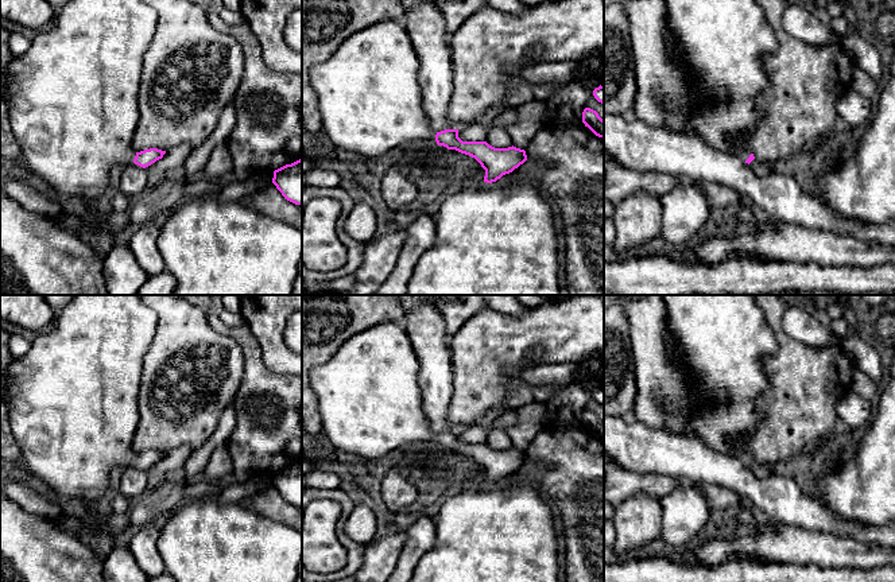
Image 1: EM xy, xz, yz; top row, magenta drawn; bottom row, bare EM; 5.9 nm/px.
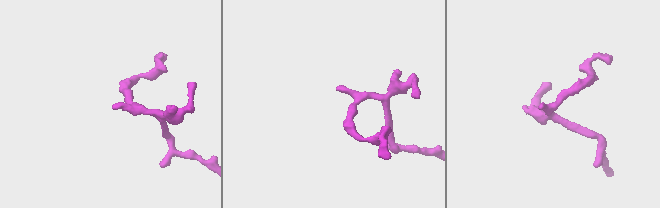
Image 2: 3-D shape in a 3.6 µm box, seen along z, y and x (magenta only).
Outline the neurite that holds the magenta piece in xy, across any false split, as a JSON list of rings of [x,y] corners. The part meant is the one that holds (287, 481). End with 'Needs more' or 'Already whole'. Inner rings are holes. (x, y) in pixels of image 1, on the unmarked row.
[[[302,461],[275,472],[272,485],[287,503],[302,507]]]. Already whole

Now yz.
[[[662,295],[662,298],[667,309],[667,327],[675,340],[675,358],[683,366],[697,396],[697,407],[689,420],[690,428],[710,449],[749,466],[755,461],[753,455],[741,453],[739,446],[764,416],[756,411],[753,403],[767,388],[762,357],[775,350],[775,334],[753,295]]]. Needs more

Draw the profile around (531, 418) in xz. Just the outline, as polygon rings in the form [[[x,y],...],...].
[[[531,403],[516,410],[516,423],[504,428],[512,447],[526,451],[539,431],[547,426],[547,411],[545,403]]]

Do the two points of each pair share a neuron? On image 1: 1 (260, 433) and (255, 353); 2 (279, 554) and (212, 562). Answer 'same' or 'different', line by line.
1: same
2: same

